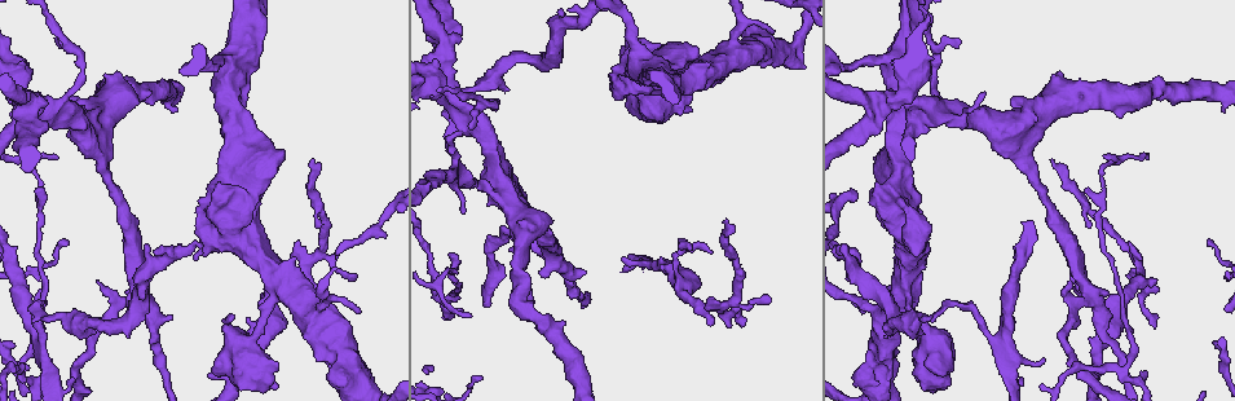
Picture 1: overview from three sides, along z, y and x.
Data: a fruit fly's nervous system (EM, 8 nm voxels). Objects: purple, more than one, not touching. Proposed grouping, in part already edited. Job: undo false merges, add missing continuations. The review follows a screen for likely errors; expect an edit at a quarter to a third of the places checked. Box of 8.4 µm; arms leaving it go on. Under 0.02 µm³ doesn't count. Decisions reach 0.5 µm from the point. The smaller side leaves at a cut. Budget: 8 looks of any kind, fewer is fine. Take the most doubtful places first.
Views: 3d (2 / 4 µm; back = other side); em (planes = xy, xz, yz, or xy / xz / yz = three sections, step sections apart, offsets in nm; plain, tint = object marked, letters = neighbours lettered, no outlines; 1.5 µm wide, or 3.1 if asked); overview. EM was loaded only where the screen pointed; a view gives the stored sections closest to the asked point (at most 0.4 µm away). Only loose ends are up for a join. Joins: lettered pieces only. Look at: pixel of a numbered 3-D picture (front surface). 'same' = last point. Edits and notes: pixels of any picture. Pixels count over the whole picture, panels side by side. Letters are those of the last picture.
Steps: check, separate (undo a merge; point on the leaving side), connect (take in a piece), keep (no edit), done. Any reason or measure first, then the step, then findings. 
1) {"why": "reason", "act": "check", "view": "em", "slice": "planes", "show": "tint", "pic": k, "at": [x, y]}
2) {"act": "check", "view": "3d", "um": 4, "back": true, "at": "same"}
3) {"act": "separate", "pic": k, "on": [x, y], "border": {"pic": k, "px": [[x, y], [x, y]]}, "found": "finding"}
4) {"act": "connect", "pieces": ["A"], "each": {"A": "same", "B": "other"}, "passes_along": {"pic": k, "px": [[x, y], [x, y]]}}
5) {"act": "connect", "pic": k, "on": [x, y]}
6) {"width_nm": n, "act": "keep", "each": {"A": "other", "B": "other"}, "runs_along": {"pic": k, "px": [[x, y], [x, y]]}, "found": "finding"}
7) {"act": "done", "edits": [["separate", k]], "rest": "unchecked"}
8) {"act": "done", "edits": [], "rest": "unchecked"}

{"why": "two arms at a narrow angle", "act": "check", "view": "em", "slice": "yz", "step": 4, "show": "tint", "pic": 1, "at": [905, 101]}

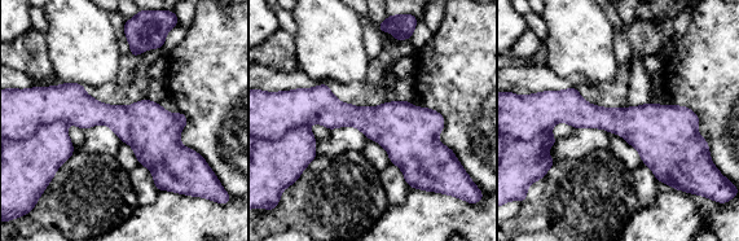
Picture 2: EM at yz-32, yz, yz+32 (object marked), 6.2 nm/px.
{"why": "see the neighbours", "act": "check", "view": "em", "slice": "yz", "step": 4, "show": "letters", "at": "same"}

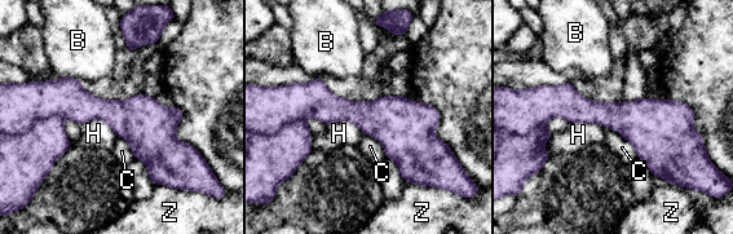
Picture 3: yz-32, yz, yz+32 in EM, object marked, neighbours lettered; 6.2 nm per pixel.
{"act": "separate", "pic": 3, "on": [32, 153], "each": {"B": "other", "C": "other", "H": "other", "Z": "other"}, "border": {"pic": 3, "px": [[63, 116], [48, 116], [32, 126]]}, "found": "two neurons meet here"}

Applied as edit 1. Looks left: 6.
{"act": "check", "view": "overview"}

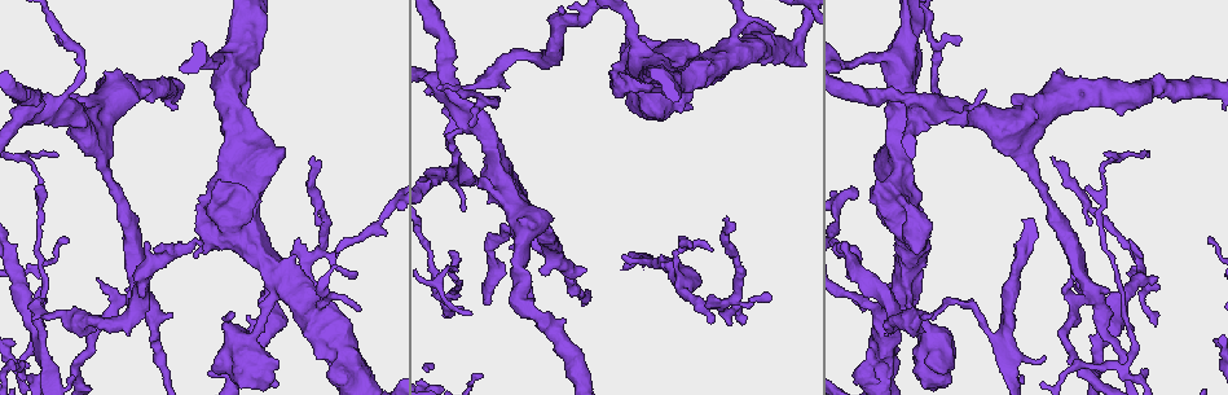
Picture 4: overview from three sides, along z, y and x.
{"why": "branch stops here", "act": "check", "view": "3d", "um": 4, "pic": 4, "at": [739, 320]}

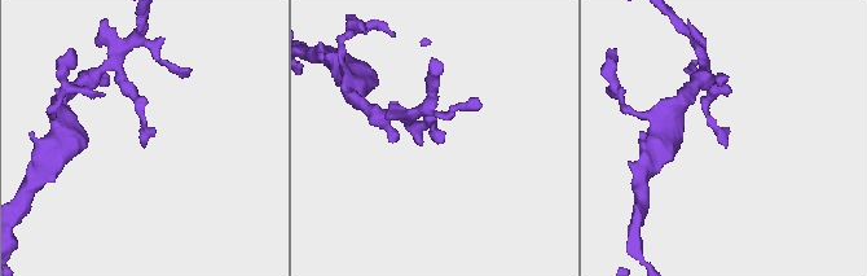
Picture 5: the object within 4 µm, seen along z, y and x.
{"why": "need the tissue", "act": "check", "view": "em", "slice": "planes", "show": "tint", "pic": 5, "at": [726, 144]}

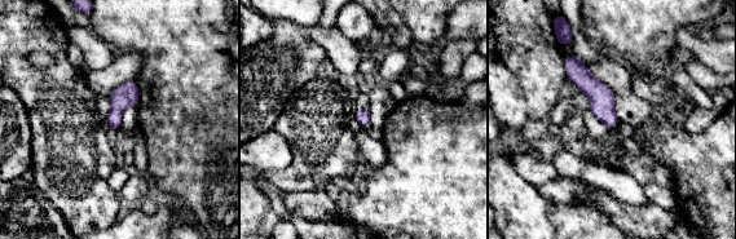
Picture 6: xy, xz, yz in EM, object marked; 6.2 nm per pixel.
{"why": "what lies round it", "act": "check", "view": "em", "slice": "planes", "show": "letters", "at": "same"}

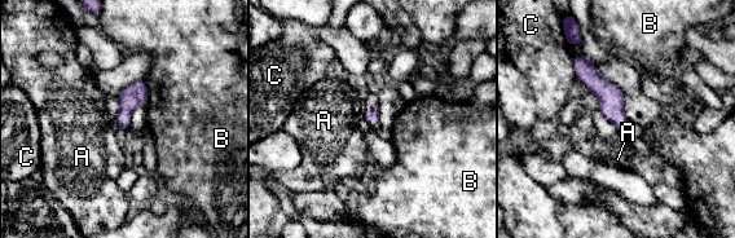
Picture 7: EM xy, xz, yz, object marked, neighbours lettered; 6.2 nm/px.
{"width_nm": 90, "act": "keep", "each": {"A": "other", "B": "other", "C": "other"}, "runs_along": {"pic": 7, "px": [[577, 58], [611, 97], [619, 123]]}, "found": "no lettered piece goes on from it"}

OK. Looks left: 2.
{"why": "sharp bend", "act": "check", "view": "em", "um": 3.1, "slice": "planes", "show": "plain", "pic": 4, "at": [634, 51]}

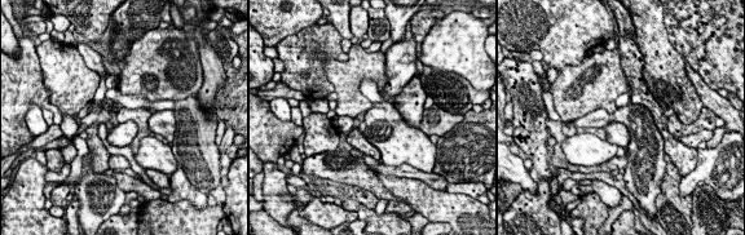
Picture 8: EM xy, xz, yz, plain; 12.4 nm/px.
{"act": "check", "view": "em", "um": 3.1, "slice": "planes", "show": "letters", "at": "same"}

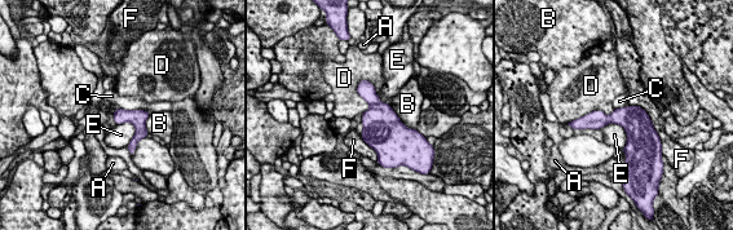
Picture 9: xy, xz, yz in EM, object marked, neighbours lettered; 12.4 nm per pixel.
{"act": "keep", "each": {"A": "other", "B": "other", "C": "other", "D": "other", "E": "other", "F": "other"}, "border": {"pic": 9, "px": [[599, 128], [618, 123], [625, 147]]}, "found": "all the same neuron"}

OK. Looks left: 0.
{"act": "done", "edits": [["separate", 3]], "rest": "unchecked"}

